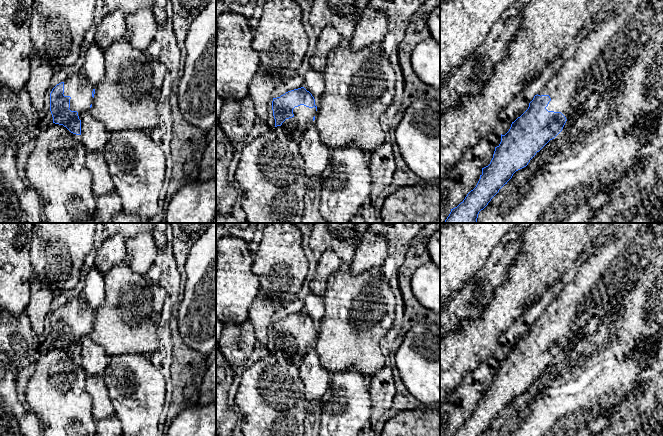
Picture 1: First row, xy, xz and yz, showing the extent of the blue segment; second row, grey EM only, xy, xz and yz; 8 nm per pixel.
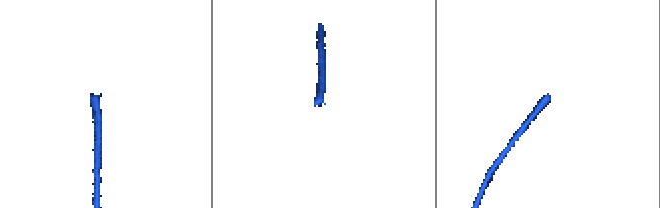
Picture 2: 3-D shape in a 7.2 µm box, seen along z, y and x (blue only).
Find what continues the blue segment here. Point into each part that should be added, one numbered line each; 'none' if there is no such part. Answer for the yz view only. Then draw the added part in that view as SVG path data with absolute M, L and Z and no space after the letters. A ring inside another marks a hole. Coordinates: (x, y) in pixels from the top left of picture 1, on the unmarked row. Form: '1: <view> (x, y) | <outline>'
1: yz (613, 264) | M628 223L620 227L594 252L584 259L575 279L565 285L559 295L550 303L538 319L549 319L551 325L546 333L548 335L561 336L566 343L570 343L572 337L579 333L585 324L597 315L602 302L612 299L619 291L620 287L632 280L636 270L648 261L652 254L663 245L663 223Z

